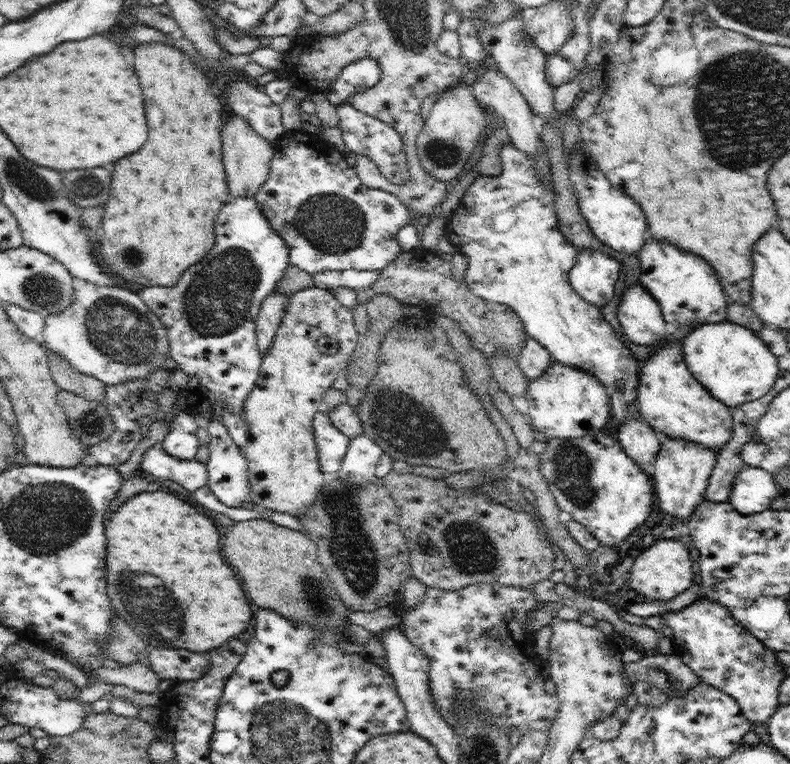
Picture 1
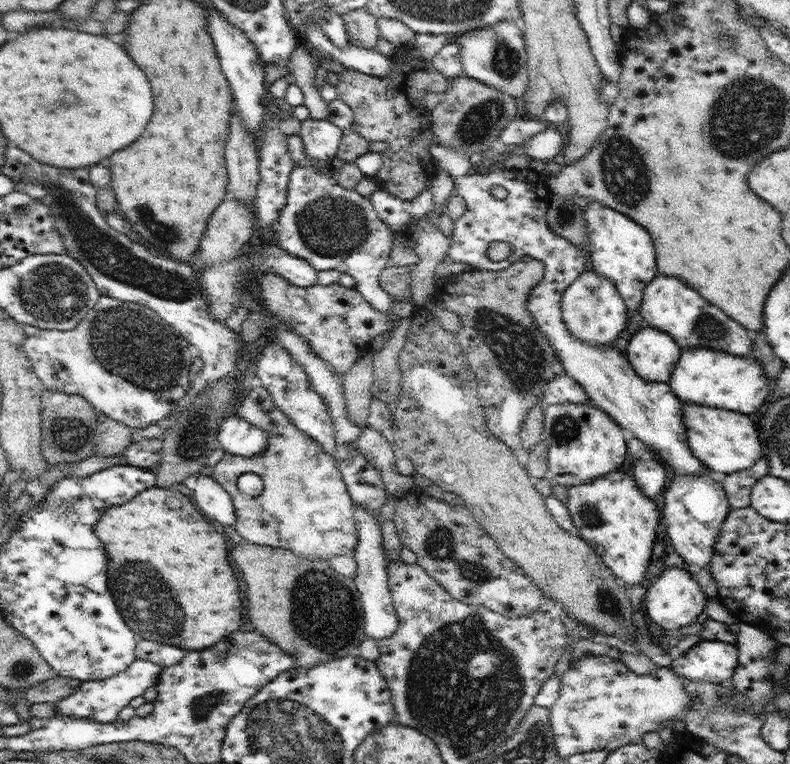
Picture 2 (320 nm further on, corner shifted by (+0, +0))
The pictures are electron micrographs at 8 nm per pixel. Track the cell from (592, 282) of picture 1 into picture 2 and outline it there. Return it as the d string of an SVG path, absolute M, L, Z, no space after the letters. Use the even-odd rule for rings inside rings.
M594 269L584 271L561 298L561 315L569 334L588 344L613 344L629 322L628 307L616 286Z

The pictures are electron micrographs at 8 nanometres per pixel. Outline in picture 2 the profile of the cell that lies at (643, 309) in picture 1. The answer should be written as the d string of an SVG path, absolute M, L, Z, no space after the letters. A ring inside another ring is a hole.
M643 320L640 329L634 333L628 342L627 357L636 374L644 380L668 382L680 360L681 349L681 346L678 346L667 332L658 330Z

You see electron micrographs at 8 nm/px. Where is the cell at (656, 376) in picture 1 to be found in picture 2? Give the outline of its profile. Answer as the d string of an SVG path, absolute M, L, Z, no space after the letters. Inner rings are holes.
M693 402L681 403L690 450L708 470L724 472L724 474L740 472L752 468L763 456L763 446L759 439L759 423L756 417L715 406L704 406Z

